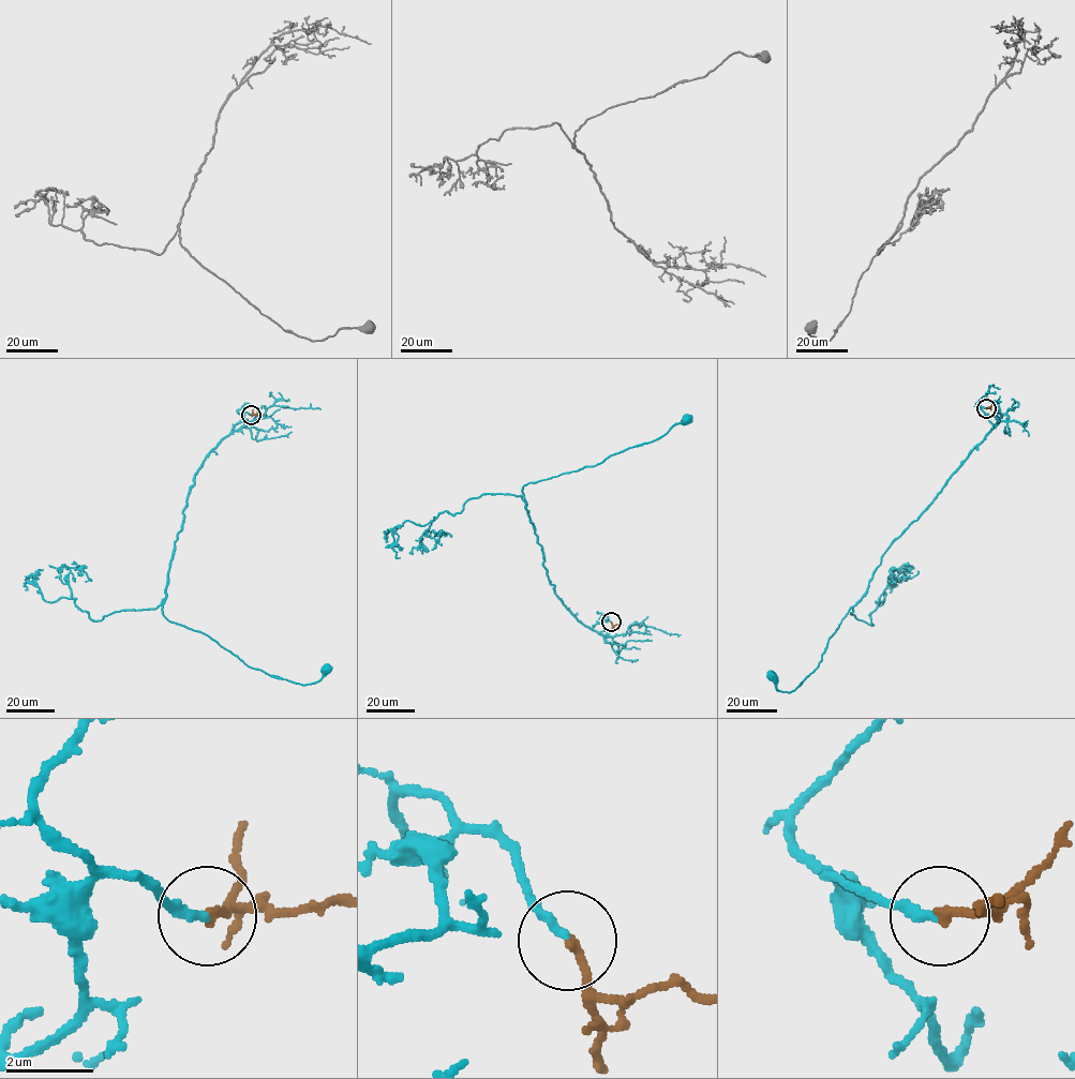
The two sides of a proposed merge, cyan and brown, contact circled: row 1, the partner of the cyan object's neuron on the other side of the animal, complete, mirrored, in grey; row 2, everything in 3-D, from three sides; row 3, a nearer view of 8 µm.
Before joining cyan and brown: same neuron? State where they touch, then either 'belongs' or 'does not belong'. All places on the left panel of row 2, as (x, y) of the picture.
(251, 415) | belongs

